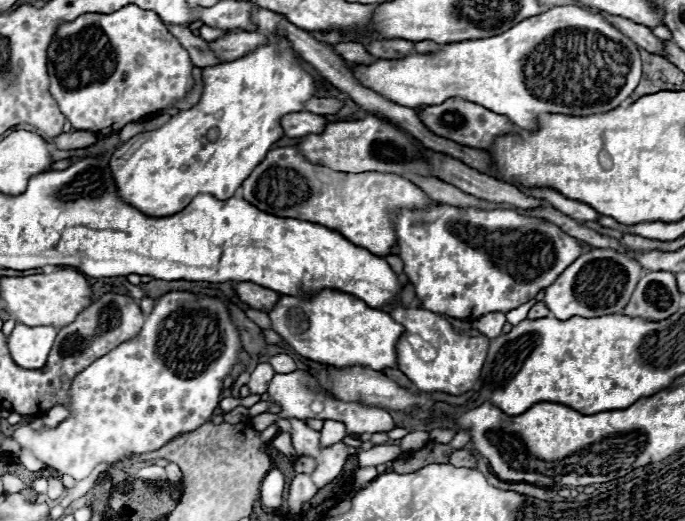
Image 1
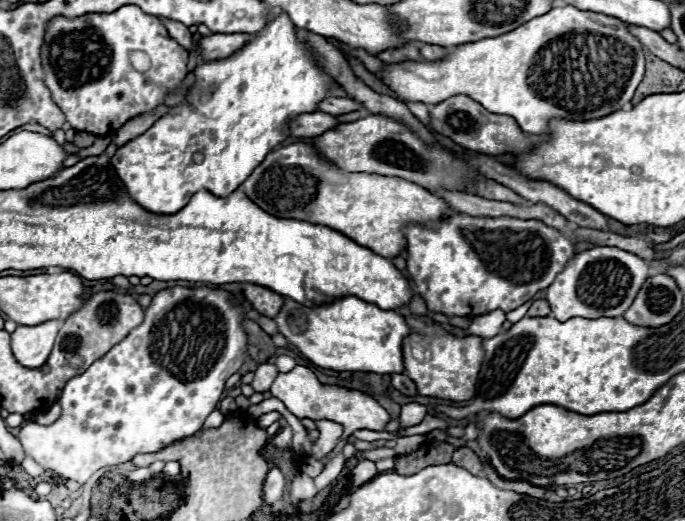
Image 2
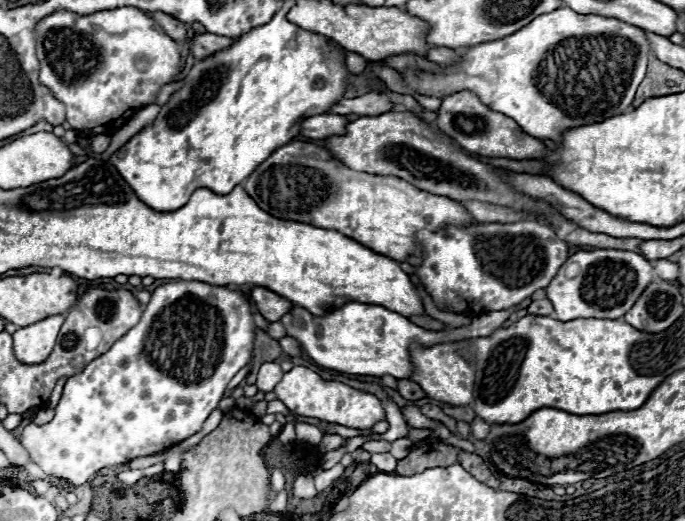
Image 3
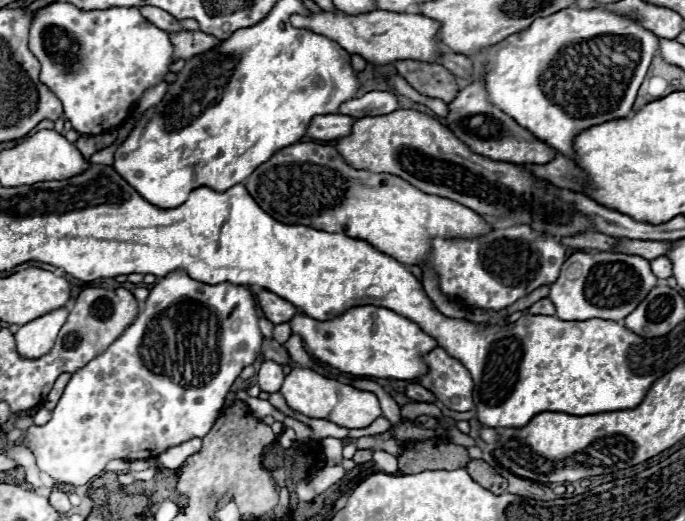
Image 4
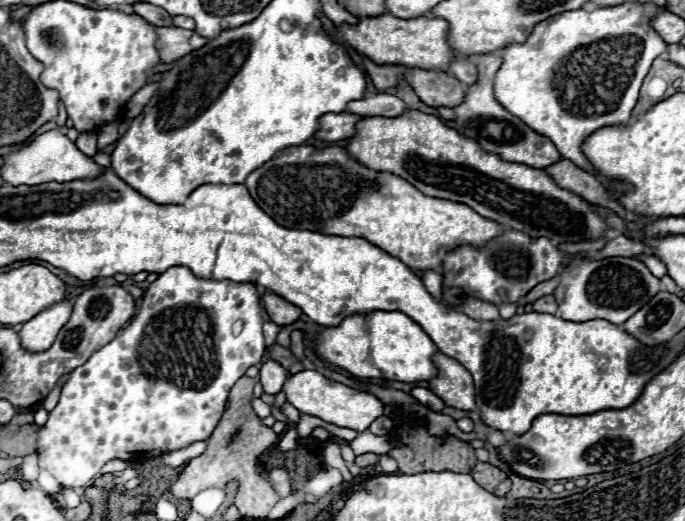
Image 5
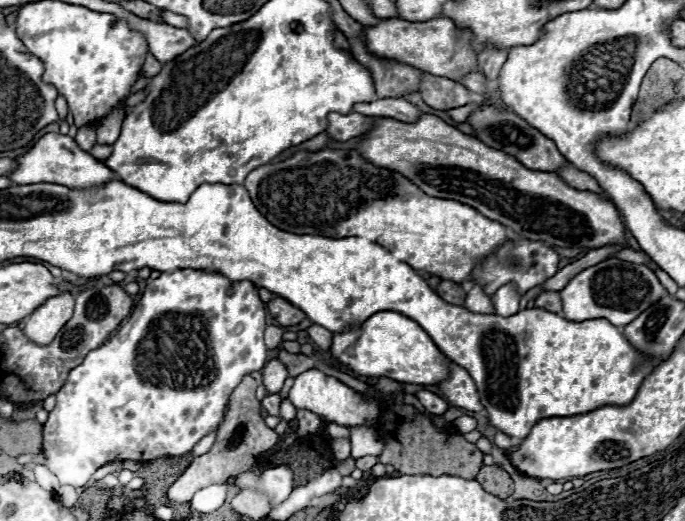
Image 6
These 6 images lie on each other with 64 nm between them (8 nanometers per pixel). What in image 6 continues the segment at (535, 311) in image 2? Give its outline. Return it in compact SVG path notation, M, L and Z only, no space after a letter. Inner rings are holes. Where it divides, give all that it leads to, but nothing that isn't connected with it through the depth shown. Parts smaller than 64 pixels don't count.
M542 292L536 298L534 306L536 308L542 308L542 310L548 310L548 312L560 312L562 310L562 302L560 302L558 292Z

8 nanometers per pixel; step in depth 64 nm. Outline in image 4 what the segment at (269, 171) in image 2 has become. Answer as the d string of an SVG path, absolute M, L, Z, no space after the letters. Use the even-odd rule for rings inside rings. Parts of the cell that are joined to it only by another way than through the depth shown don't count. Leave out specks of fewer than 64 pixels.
M298 142L278 150L246 178L246 190L264 212L284 224L342 232L372 244L402 264L426 262L430 240L436 236L480 236L492 228L474 210L450 202L450 198L422 194L422 190L392 174L354 170L334 146L314 142Z

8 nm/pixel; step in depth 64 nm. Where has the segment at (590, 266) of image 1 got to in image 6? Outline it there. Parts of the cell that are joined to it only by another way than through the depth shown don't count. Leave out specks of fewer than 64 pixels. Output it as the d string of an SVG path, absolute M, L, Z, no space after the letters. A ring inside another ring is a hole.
M608 258L572 276L558 294L562 298L562 316L566 320L584 322L594 318L606 318L614 326L626 326L626 322L632 322L638 314L642 314L642 310L658 302L664 292L664 286L650 268L620 258Z

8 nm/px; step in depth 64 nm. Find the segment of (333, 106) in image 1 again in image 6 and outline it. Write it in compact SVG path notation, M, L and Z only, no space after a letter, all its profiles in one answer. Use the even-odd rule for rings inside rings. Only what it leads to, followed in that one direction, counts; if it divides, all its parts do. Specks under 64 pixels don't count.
M378 98L372 102L358 102L354 104L354 112L370 114L370 116L382 116L382 118L394 118L402 122L416 122L420 116L420 110L406 102L404 98Z

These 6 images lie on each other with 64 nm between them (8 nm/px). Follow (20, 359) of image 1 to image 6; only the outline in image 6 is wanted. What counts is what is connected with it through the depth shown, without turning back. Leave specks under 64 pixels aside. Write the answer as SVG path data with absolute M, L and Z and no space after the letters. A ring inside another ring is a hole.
M62 292L60 296L54 296L46 300L28 320L24 326L24 334L30 342L38 346L48 346L58 330L72 318L74 310L74 298L70 292Z

